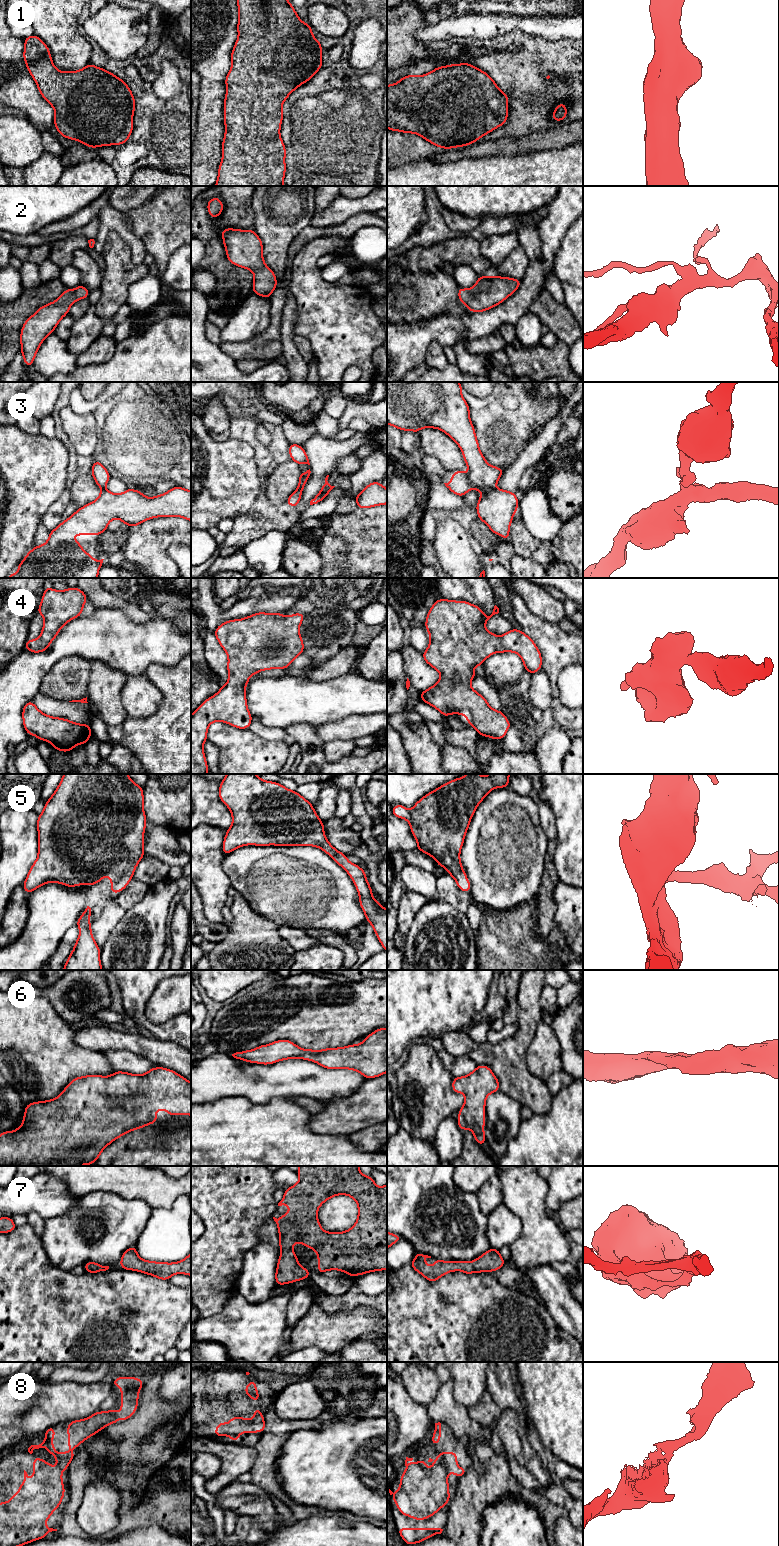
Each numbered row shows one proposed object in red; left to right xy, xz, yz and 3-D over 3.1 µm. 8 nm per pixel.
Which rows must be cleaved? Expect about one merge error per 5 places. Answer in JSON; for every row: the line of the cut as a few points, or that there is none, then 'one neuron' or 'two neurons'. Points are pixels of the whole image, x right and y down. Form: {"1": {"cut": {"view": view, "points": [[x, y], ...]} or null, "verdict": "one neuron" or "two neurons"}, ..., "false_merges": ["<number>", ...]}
{"1": {"cut": null, "verdict": "one neuron"}, "2": {"cut": null, "verdict": "one neuron"}, "3": {"cut": {"view": "yz", "points": [[494, 487], [483, 492]]}, "verdict": "two neurons"}, "4": {"cut": null, "verdict": "one neuron"}, "5": {"cut": null, "verdict": "one neuron"}, "6": {"cut": null, "verdict": "one neuron"}, "7": {"cut": null, "verdict": "one neuron"}, "8": {"cut": null, "verdict": "one neuron"}, "false_merges": ["3"]}

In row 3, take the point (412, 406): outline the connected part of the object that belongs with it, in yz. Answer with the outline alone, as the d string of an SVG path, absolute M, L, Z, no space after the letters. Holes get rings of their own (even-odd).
M387 382L387 424L402 432L411 430L417 434L422 428L440 429L460 447L468 473L457 470L451 482L444 483L455 495L463 497L471 489L481 492L494 489L504 469L487 463L480 452L475 429L470 420L470 408L463 398L459 382Z

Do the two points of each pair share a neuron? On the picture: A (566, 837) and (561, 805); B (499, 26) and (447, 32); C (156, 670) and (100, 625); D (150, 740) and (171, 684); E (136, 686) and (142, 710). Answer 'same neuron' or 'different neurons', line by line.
A: same neuron
B: same neuron
C: different neurons
D: same neuron
E: same neuron

